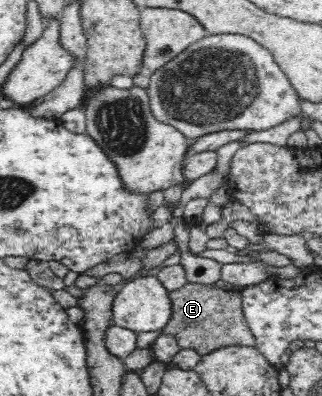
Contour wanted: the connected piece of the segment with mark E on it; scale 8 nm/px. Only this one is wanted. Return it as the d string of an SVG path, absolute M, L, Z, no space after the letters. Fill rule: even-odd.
M219 279L213 284L187 283L169 292L170 321L160 330L175 338L181 349L193 349L201 357L224 347L256 347L256 338L242 313L240 291Z

